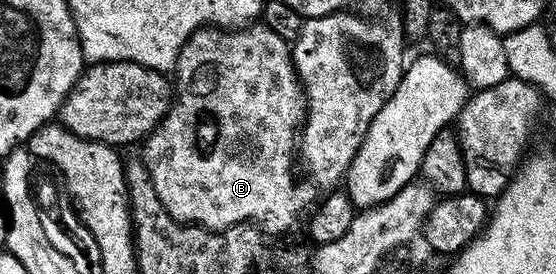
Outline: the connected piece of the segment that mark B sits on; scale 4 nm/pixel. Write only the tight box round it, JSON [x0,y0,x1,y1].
[143,24,309,235]

